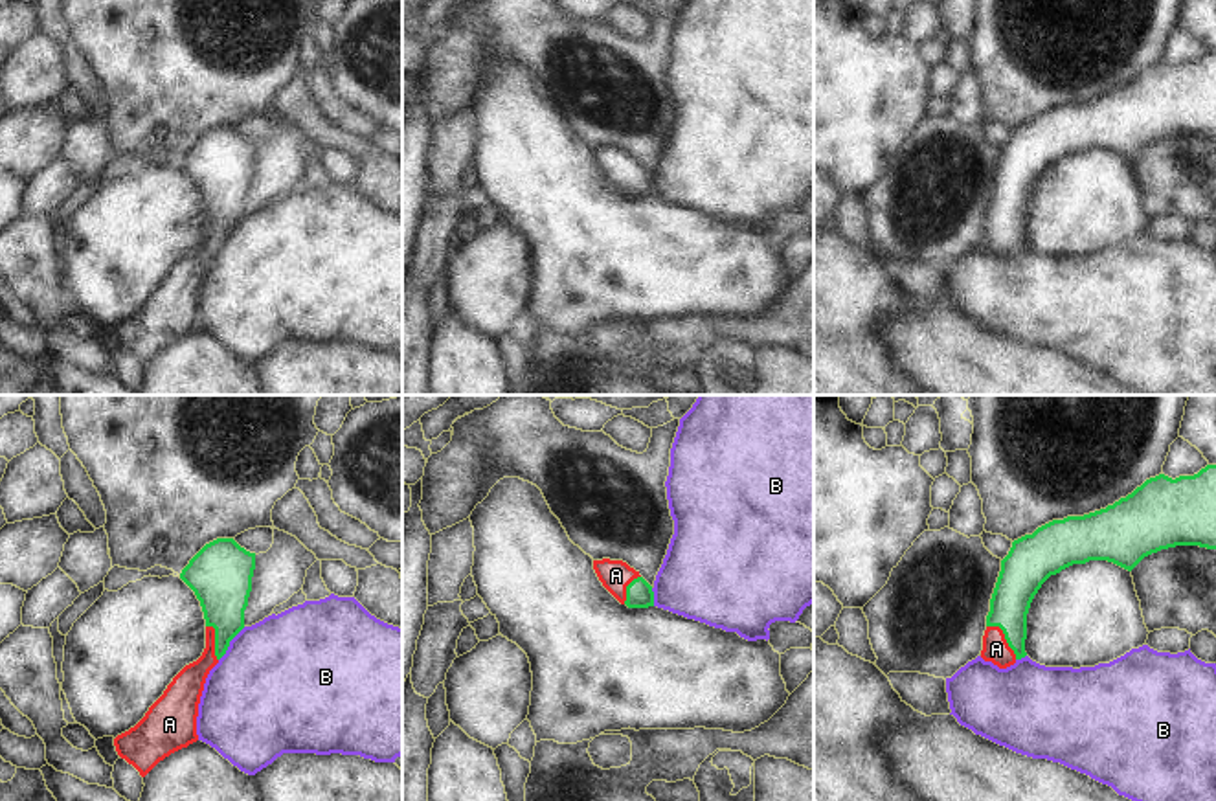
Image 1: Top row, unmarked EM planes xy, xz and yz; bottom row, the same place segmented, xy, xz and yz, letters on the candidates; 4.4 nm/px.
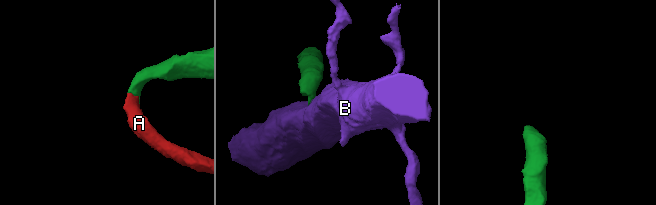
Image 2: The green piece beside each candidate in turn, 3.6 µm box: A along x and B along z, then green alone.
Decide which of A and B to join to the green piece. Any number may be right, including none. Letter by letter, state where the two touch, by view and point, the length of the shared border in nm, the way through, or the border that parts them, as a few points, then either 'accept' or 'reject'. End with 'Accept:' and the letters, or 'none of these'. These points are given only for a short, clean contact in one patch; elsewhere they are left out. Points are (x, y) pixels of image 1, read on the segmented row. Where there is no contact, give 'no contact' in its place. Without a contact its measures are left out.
A: meets green in yz at (1005, 638); contact 200 nm long; runs through yz (1018, 583), (1009, 605), (1005, 638), (996, 649); accept
B: meets green in xy at (228, 643); contact 190 nm long; border along xy (245, 627), (219, 660); reject
Accept: A

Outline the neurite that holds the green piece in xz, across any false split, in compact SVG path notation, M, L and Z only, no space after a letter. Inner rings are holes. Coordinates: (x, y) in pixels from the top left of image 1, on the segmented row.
M593 560L593 570L602 586L628 608L654 606L652 586L623 560Z

